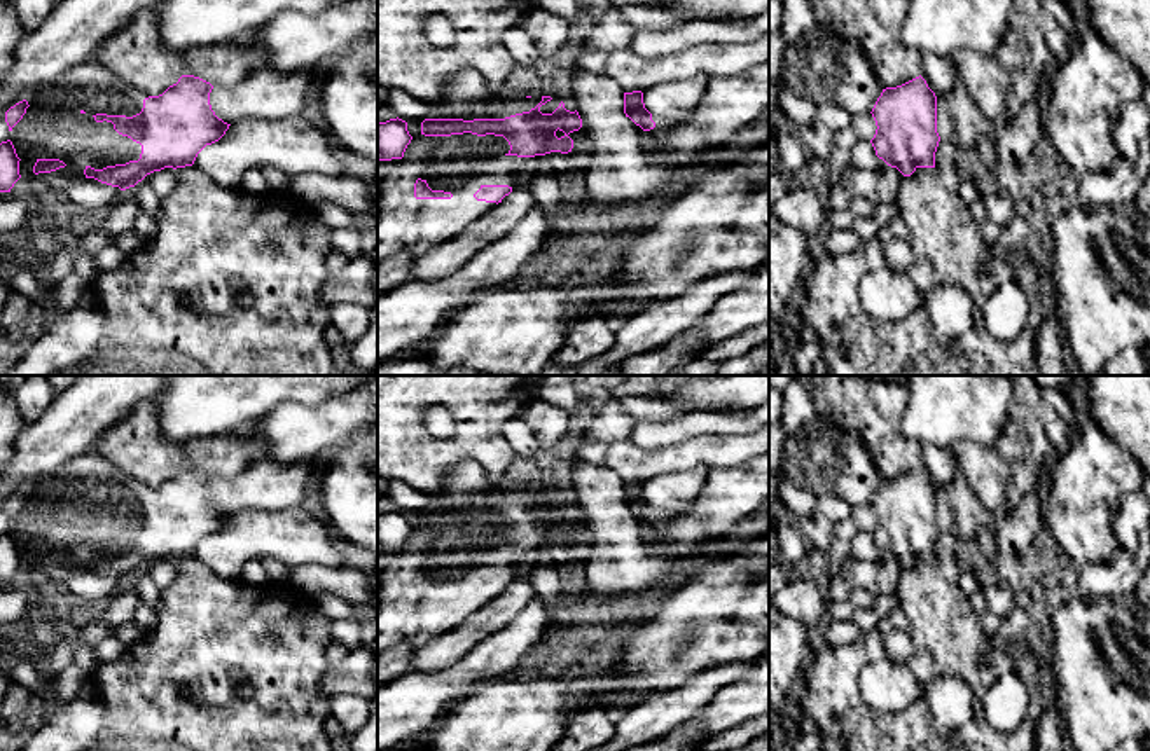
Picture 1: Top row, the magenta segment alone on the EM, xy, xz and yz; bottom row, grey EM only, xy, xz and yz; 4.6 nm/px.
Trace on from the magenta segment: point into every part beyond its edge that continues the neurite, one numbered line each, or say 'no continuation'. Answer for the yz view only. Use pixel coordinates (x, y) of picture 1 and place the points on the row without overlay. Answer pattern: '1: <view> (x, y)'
no continuation

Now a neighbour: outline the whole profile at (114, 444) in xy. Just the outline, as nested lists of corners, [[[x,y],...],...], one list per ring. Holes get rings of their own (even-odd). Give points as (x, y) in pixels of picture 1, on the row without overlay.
[[[156,398],[138,402],[121,423],[105,430],[94,452],[119,473],[140,480],[143,489],[163,486],[182,468],[161,433]]]

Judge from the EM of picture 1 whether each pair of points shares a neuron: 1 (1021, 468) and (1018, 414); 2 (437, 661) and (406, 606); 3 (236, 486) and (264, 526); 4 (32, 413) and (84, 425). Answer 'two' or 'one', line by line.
1: one
2: two
3: two
4: two

